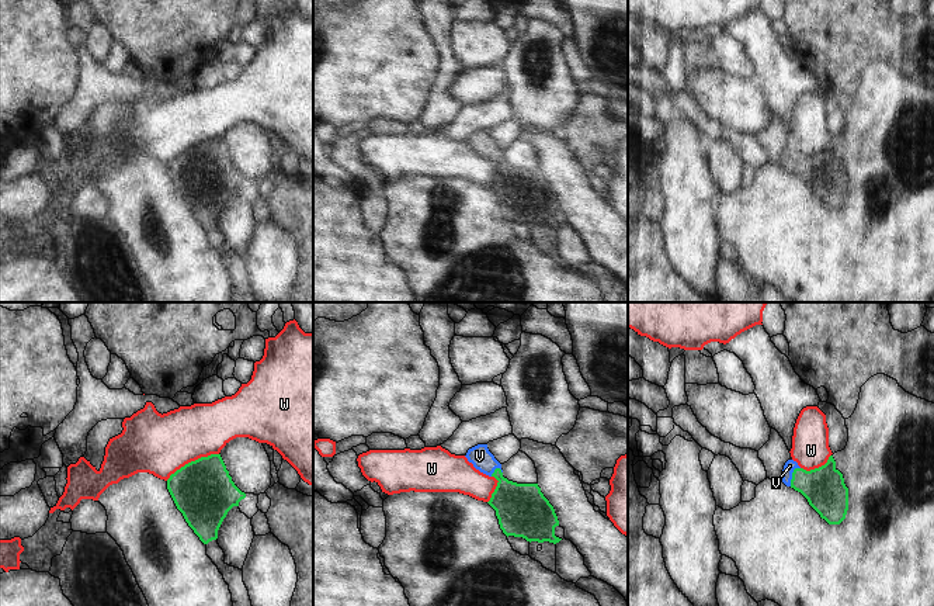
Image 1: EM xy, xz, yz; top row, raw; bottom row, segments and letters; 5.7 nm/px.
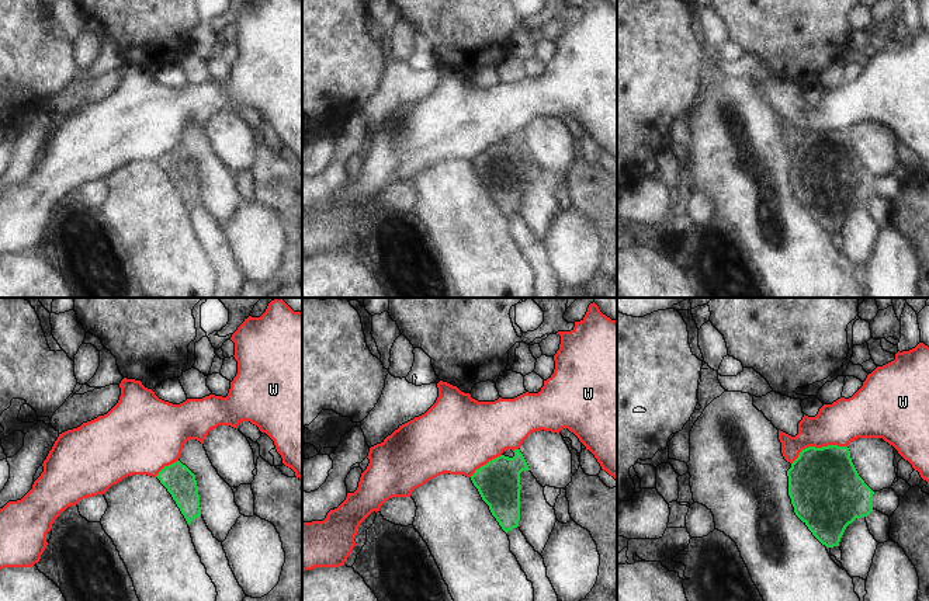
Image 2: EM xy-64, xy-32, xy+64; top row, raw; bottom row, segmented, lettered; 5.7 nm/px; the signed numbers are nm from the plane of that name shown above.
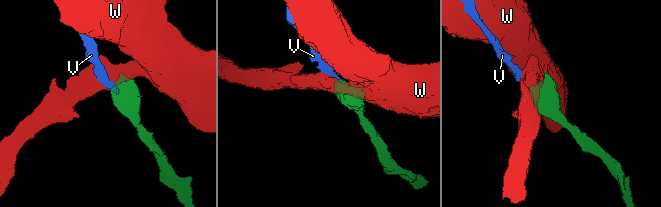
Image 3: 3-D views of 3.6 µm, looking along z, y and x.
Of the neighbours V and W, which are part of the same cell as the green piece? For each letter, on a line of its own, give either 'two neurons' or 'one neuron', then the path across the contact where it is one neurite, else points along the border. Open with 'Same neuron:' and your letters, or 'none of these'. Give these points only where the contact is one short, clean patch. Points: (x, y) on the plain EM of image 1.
Same neuron: V
V: one neuron; way yz (825, 175), (792, 160), (790, 151)
W: two neurons; border xy (218, 138), (201, 141), (186, 148), (166, 165)

